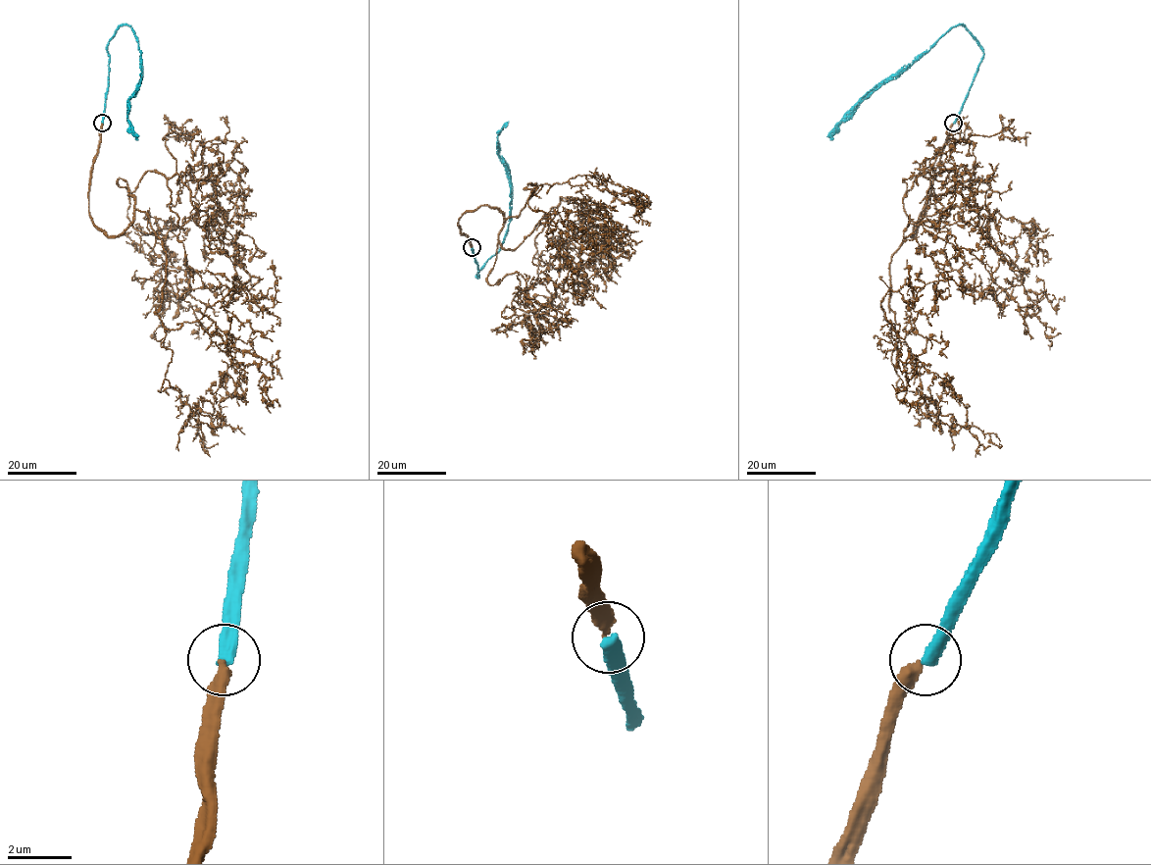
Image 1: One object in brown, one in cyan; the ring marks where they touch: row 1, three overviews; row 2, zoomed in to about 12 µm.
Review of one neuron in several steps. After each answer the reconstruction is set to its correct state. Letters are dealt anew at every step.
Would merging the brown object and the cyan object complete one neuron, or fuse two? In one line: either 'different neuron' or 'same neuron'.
different neuron

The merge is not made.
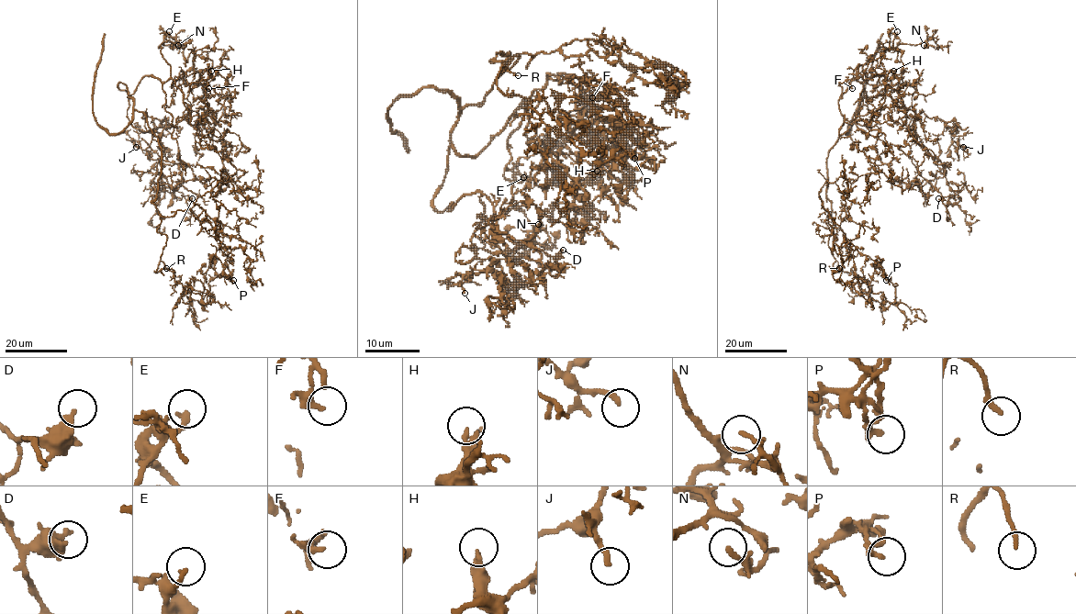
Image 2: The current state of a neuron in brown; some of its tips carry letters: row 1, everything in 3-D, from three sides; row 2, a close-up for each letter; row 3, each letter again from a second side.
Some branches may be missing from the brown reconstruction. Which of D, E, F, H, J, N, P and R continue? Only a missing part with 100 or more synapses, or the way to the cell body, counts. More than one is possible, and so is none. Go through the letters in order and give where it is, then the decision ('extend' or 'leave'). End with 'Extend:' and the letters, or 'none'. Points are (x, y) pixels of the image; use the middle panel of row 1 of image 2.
D: at (563, 250); leave
E: at (523, 177); extend
F: at (592, 97); extend
H: at (597, 171); leave
J: at (465, 293); leave
N: at (538, 224); extend
P: at (634, 158); leave
R: at (518, 75); extend
Extend: E, F, N, R

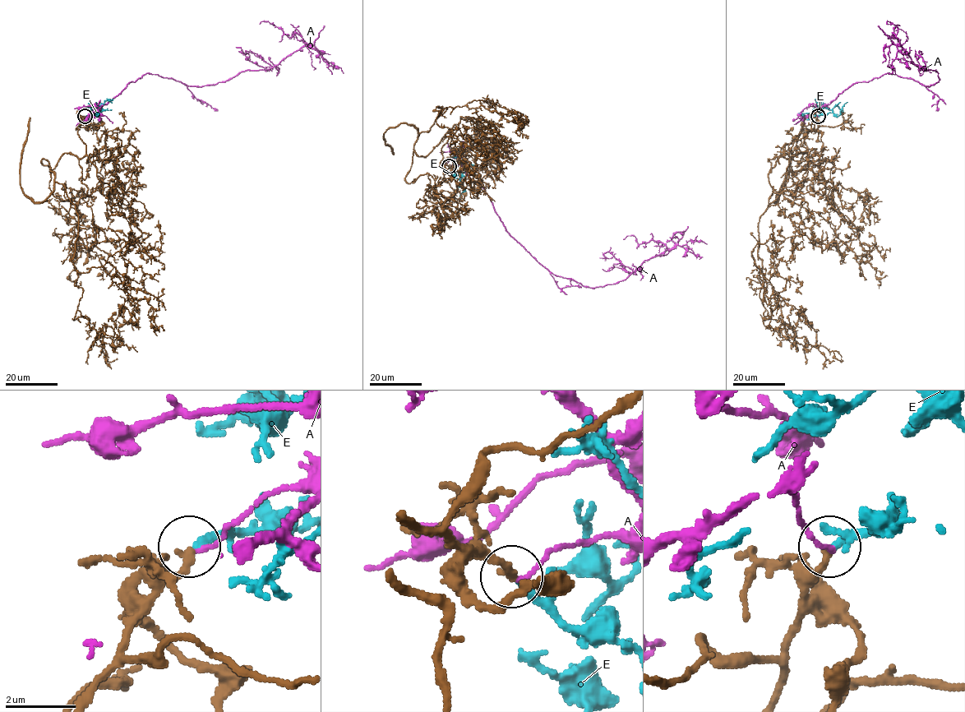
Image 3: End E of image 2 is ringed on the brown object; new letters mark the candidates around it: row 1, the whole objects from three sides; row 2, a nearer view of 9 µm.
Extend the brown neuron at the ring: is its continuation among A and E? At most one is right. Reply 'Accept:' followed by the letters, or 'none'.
Accept: E

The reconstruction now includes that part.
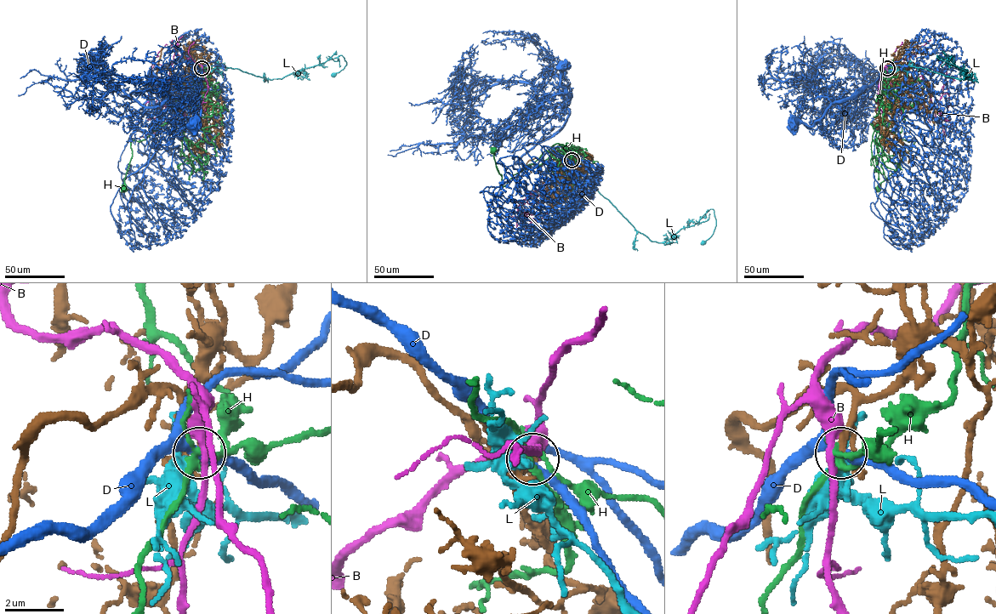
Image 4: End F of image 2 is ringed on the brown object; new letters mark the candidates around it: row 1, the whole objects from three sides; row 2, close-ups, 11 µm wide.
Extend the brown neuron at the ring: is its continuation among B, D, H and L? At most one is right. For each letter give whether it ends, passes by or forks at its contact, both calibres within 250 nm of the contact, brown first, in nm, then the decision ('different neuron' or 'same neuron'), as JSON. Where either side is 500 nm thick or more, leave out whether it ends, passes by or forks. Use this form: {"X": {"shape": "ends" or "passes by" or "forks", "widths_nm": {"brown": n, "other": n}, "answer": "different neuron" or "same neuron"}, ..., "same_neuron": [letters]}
{"B": {"shape": "passes by", "widths_nm": {"brown": 240, "other": 440}, "answer": "different neuron"}, "D": {"shape": "passes by", "widths_nm": {"brown": 160, "other": 300}, "answer": "different neuron"}, "H": {"shape": "forks", "widths_nm": {"brown": 180, "other": 180}, "answer": "different neuron"}, "L": {"shape": "forks", "widths_nm": {"brown": 360, "other": 380}, "answer": "different neuron"}, "same_neuron": []}

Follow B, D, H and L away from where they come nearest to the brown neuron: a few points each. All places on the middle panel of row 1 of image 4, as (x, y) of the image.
B: (571, 160), (548, 184), (543, 182), (516, 202), (523, 201), (526, 212), (520, 218), (523, 211), (537, 214)
D: (571, 160), (558, 147), (541, 165), (516, 162), (553, 137), (565, 121), (570, 95), (560, 84), (565, 65)
H: (571, 159), (560, 152), (553, 153), (540, 164), (515, 173), (501, 187), (502, 176), (494, 159), (494, 150)
L: (571, 160), (637, 230), (651, 241), (670, 239), (713, 209), (716, 224), (713, 235), (702, 243)

